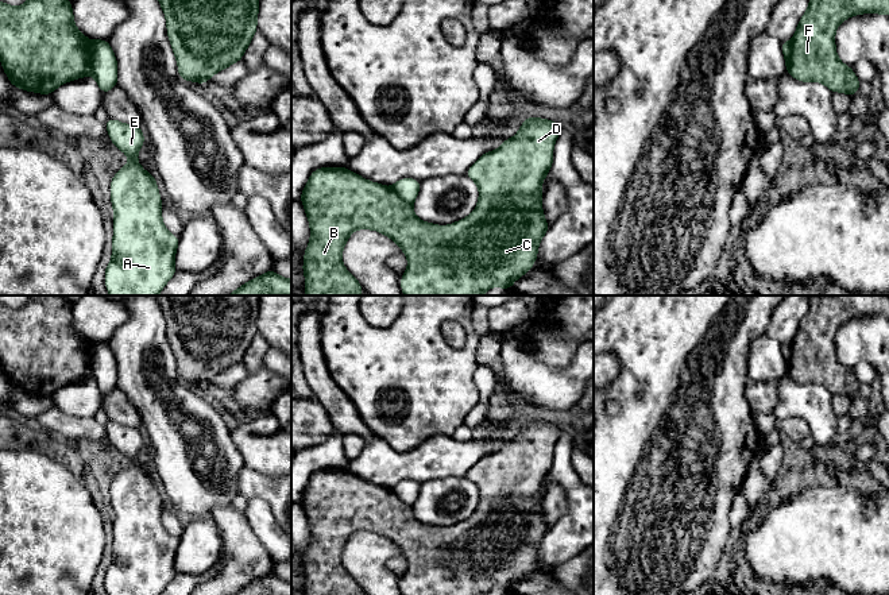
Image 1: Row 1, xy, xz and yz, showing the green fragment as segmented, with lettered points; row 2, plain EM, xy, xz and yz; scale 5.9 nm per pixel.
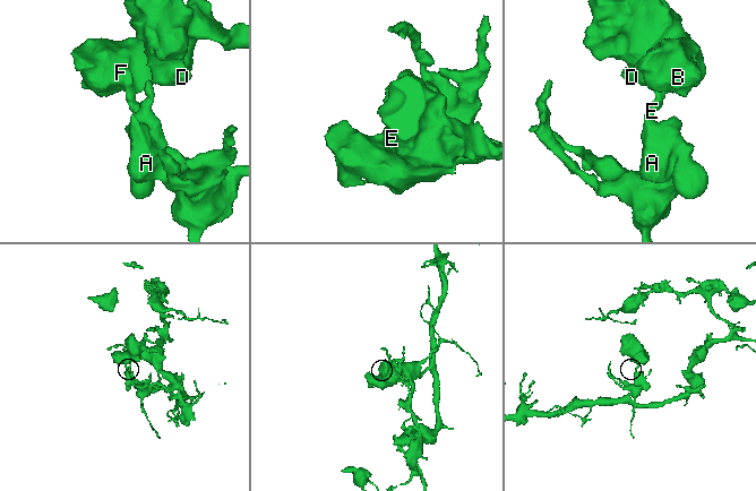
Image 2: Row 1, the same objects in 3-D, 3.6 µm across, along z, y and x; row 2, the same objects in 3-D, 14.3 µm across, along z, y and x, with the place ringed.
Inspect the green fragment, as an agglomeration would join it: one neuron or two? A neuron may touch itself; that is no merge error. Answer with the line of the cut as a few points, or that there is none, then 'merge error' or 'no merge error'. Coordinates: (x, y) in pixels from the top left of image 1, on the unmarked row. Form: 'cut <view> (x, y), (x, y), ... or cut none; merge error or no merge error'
cut xy (91, 343), (91, 374), (93, 377); merge error

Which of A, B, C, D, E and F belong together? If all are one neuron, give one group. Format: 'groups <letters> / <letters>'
groups A E / B C D F

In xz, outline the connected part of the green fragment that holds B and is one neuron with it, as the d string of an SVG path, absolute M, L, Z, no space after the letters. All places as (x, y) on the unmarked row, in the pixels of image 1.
M525 420L514 440L505 441L495 453L483 456L465 475L479 491L478 507L463 522L451 528L436 528L420 522L413 506L403 503L391 490L371 484L347 470L314 472L299 499L310 528L310 542L305 552L302 573L305 595L363 595L359 583L344 569L341 557L352 534L374 532L389 538L407 557L407 572L402 576L402 595L486 595L494 588L507 592L525 577L537 563L541 541L549 532L542 513L541 487L553 467L553 448L561 434L554 422Z

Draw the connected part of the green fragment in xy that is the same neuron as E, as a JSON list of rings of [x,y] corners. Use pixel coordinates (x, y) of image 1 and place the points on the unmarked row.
[[[109,420],[105,429],[112,445],[131,461],[111,483],[113,540],[112,561],[105,569],[105,590],[108,595],[161,595],[177,575],[174,560],[179,540],[171,537],[162,523],[156,482],[138,464],[139,451],[144,447],[142,430]]]

